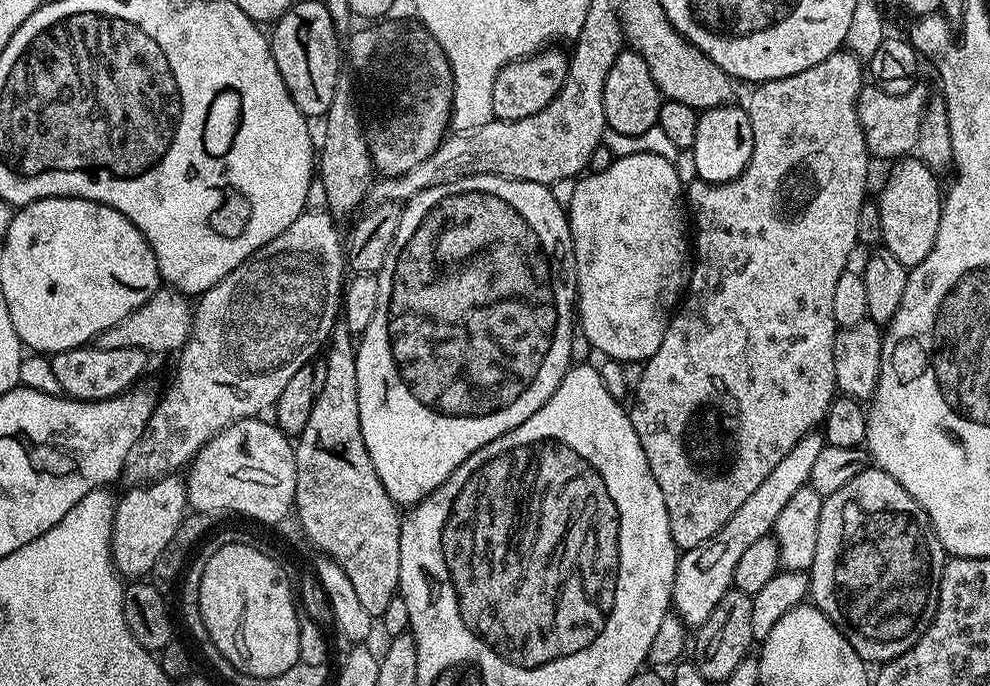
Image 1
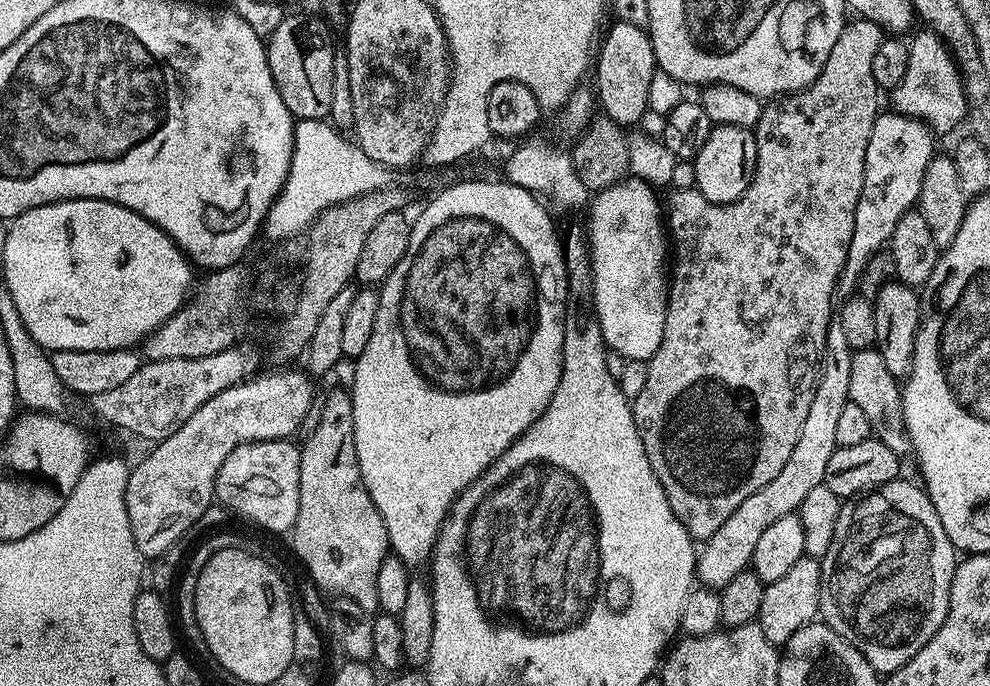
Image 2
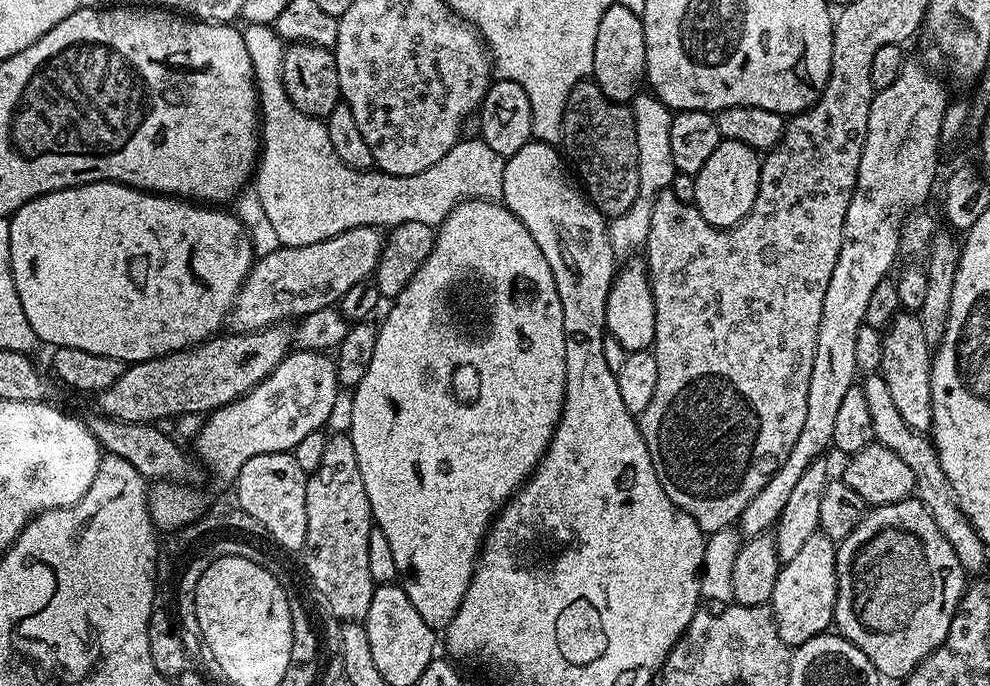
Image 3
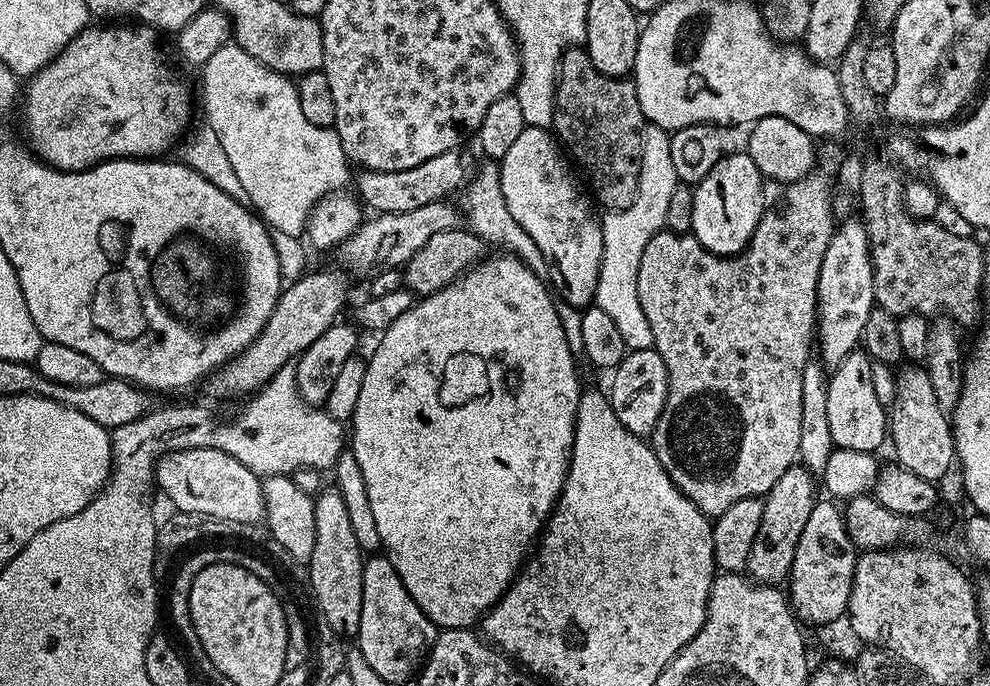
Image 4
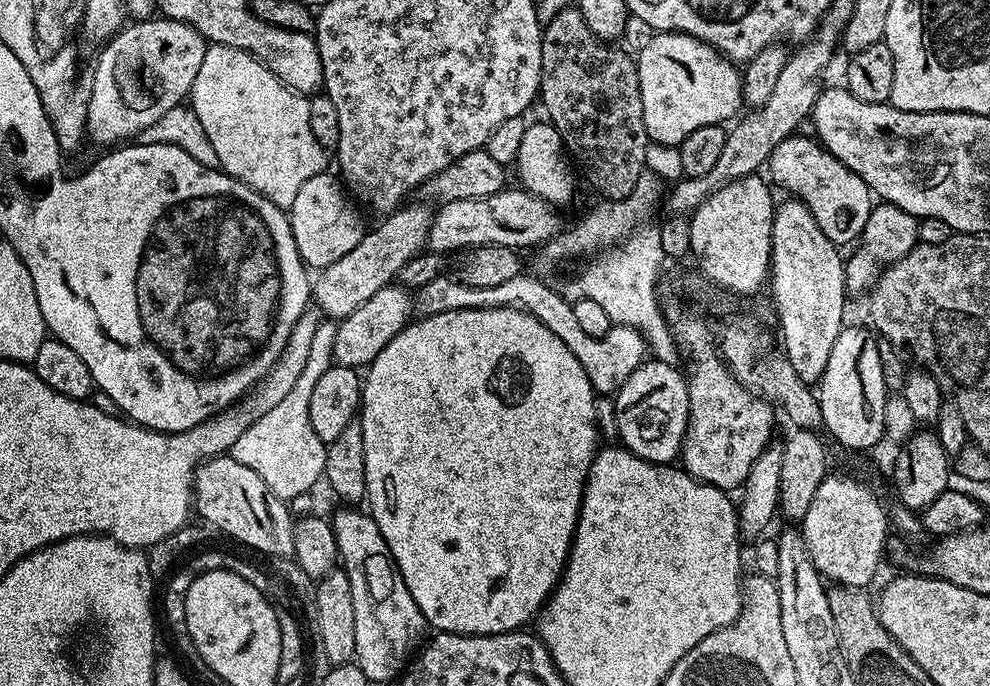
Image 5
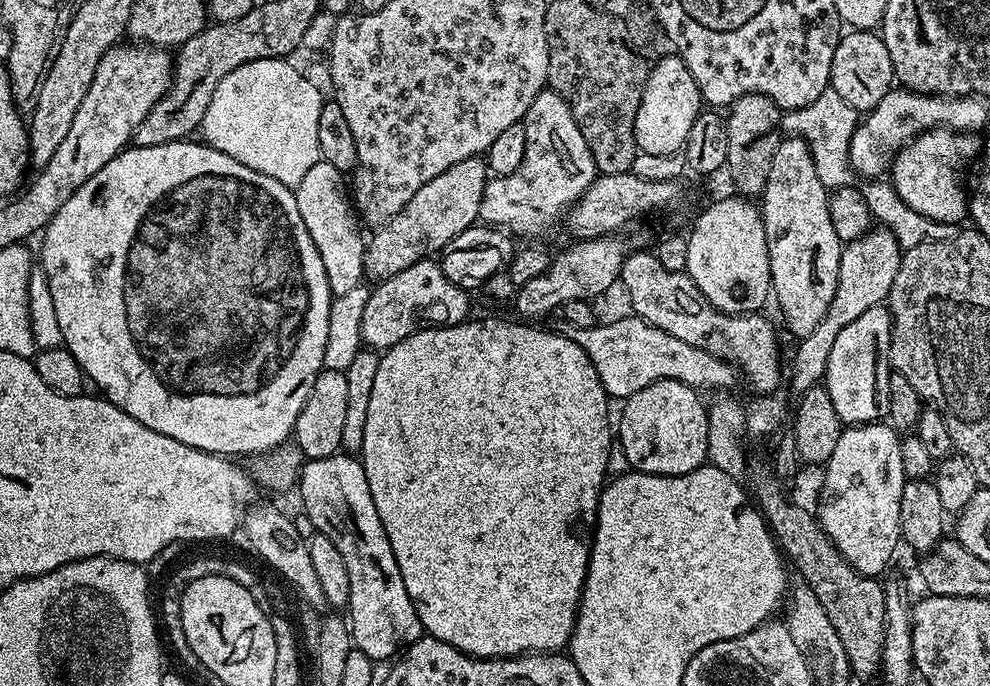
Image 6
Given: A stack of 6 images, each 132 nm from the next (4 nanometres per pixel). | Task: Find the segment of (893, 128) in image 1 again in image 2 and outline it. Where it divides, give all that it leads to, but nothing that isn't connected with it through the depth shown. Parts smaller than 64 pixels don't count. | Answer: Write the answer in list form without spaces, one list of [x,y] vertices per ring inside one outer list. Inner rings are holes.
[[[923,30],[908,44],[910,62],[906,74],[898,86],[890,90],[891,107],[903,116],[921,120],[937,137],[952,132],[965,123],[968,115],[968,99],[964,93],[964,79],[960,76],[960,65],[952,57],[942,37],[937,32]]]

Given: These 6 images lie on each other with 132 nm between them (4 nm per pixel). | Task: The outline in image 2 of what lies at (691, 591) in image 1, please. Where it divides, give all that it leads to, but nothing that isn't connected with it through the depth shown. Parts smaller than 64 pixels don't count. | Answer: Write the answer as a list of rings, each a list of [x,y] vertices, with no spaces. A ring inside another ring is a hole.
[[[839,322],[832,323],[826,334],[824,347],[824,367],[820,369],[820,381],[816,383],[814,402],[810,402],[810,410],[802,426],[802,434],[798,434],[798,442],[786,466],[782,466],[778,478],[766,482],[758,494],[750,494],[710,539],[703,541],[698,555],[694,560],[694,567],[699,583],[705,588],[722,589],[730,578],[736,577],[739,572],[745,571],[752,563],[754,545],[762,533],[778,522],[786,514],[796,512],[800,507],[802,498],[824,482],[826,466],[830,463],[830,454],[836,449],[838,438],[838,422],[842,418],[842,409],[849,404],[850,394],[850,362],[853,350],[846,342],[846,334]]]

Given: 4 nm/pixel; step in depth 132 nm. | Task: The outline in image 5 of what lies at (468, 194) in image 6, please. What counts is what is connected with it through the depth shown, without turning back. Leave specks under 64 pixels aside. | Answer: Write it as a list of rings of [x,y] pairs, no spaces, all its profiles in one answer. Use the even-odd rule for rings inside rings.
[[[423,203],[413,208],[407,206],[389,212],[376,229],[365,231],[364,237],[358,242],[354,250],[319,269],[317,278],[310,288],[310,296],[315,307],[323,312],[325,317],[339,322],[345,320],[362,302],[374,298],[378,290],[389,287],[399,277],[402,266],[410,262],[415,256],[421,255],[426,248],[428,228],[432,225],[433,213],[423,208]]]

